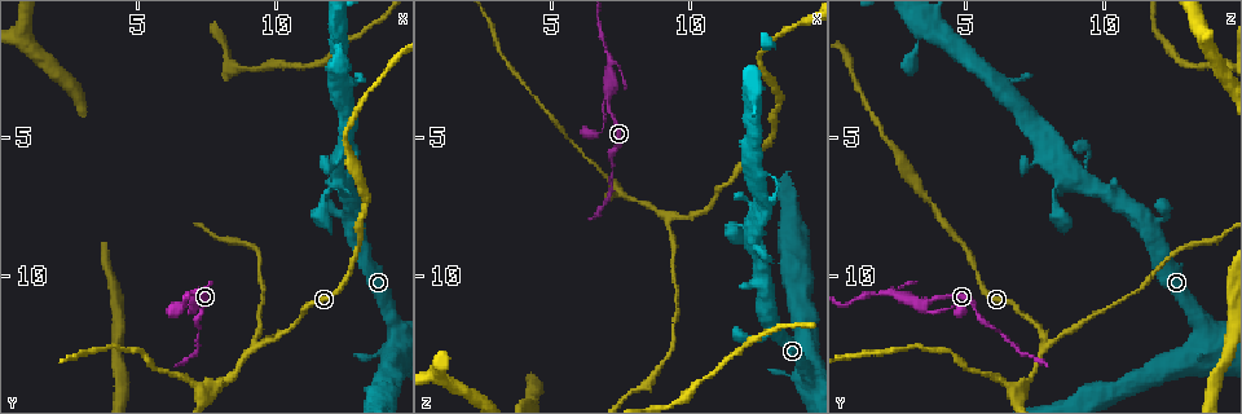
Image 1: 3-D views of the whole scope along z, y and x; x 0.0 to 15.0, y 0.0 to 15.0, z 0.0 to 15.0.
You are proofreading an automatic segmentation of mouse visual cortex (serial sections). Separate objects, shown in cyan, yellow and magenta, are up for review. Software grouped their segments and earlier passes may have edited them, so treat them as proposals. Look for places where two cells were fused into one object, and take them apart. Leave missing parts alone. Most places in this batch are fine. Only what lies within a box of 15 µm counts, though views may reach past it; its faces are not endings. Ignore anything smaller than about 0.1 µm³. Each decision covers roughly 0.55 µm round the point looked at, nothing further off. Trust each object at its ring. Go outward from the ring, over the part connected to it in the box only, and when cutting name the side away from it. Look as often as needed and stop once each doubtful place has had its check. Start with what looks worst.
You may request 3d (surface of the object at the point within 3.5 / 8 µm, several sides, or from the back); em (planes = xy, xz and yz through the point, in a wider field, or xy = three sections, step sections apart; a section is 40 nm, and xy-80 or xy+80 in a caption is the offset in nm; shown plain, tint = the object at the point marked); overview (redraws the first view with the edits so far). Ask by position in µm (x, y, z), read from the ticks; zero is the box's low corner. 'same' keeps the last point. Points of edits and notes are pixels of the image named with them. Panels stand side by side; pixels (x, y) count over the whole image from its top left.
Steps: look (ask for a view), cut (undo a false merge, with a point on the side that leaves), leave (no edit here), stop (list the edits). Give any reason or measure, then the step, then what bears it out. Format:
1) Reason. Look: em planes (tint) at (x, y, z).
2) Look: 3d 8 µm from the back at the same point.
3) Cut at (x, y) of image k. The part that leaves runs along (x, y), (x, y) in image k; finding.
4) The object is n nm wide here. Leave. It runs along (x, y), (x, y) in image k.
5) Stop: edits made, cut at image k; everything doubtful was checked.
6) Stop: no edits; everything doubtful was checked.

Arms run side by side. Look: 3d 3.5 µm at (7.0, 11.1, 3.5).

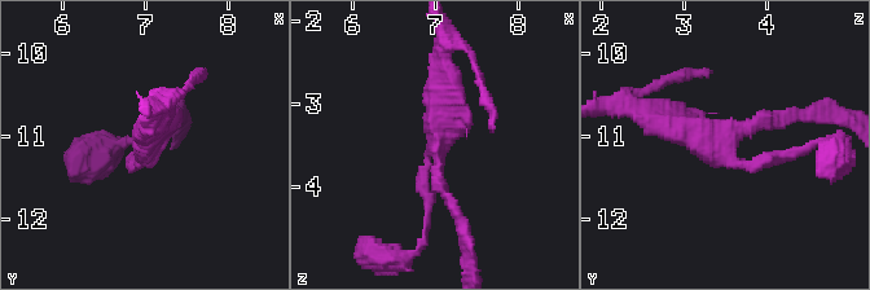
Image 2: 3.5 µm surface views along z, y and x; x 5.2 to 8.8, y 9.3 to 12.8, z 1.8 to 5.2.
3 arms meet here; the arms are 150, 150, 350 nm wide; now the EM. Look: em xy step 2 (tint) at (7.05, 11.05, 3.50).

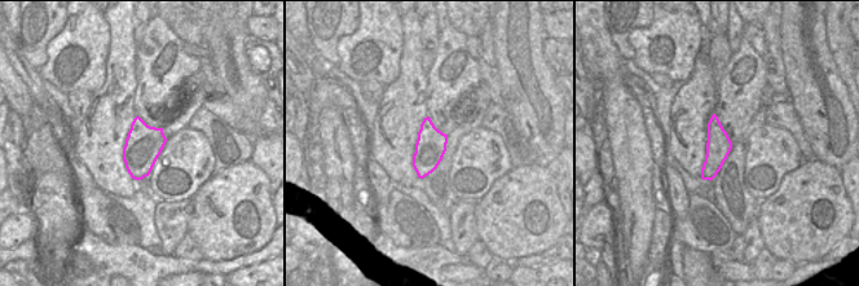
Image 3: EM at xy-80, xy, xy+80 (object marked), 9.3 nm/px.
Leave. It runs along (457, 214), (438, 184), (442, 65) in image 2; one cell here.

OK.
Branch point. Look: 3d 3.5 µm at (9.4, 12.6, 7.8).

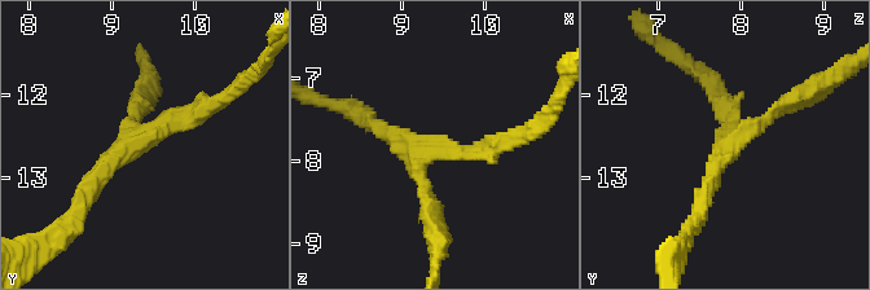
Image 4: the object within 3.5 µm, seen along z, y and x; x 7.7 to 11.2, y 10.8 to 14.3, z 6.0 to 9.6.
3 arms meet here; the arms are 200, 200, 250 nm wide. Look: em xy step 2 (tint) at (9.40, 12.50, 7.85).

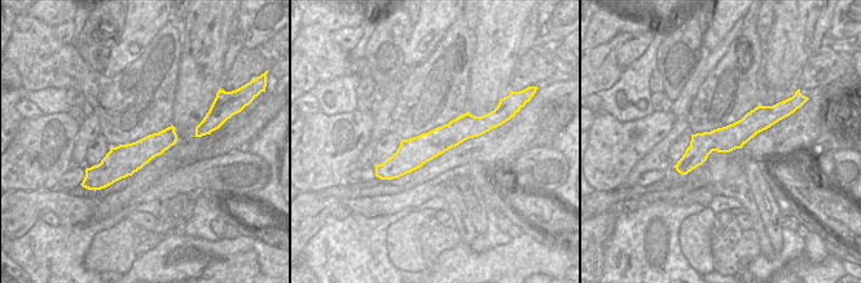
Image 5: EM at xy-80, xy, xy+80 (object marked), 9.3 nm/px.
Leave. It runs along (219, 101), (123, 149), (83, 196) in image 4; continuous, no second cell.

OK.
Three arms meet. Look: 3d 3.5 µm at (7.8, 13.8, 7.2).

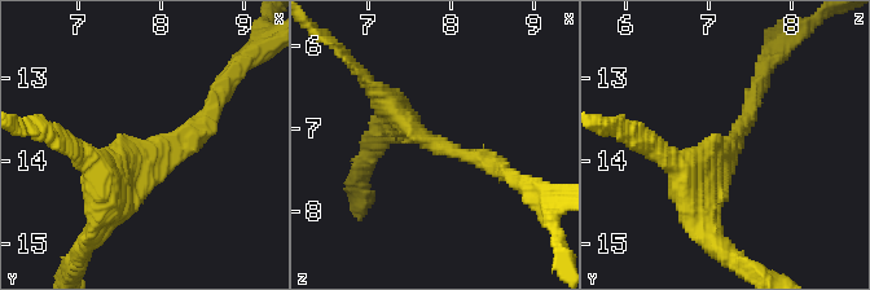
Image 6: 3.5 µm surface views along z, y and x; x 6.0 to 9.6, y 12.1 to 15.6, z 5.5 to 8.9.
3 arms meet here; the arms are 200, 300, 350 nm wide. Look: em planes (tint) at (7.85, 13.85, 7.20).

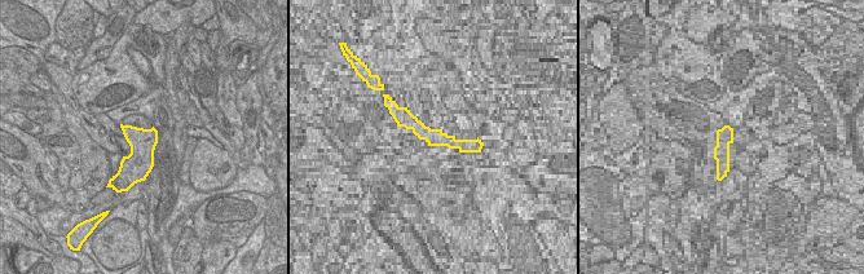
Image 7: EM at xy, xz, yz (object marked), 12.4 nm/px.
Leave. It runs along (502, 170), (430, 143), (374, 89) in image 6; one cell here.

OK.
Stop: no edits; everything doubtful was checked.

